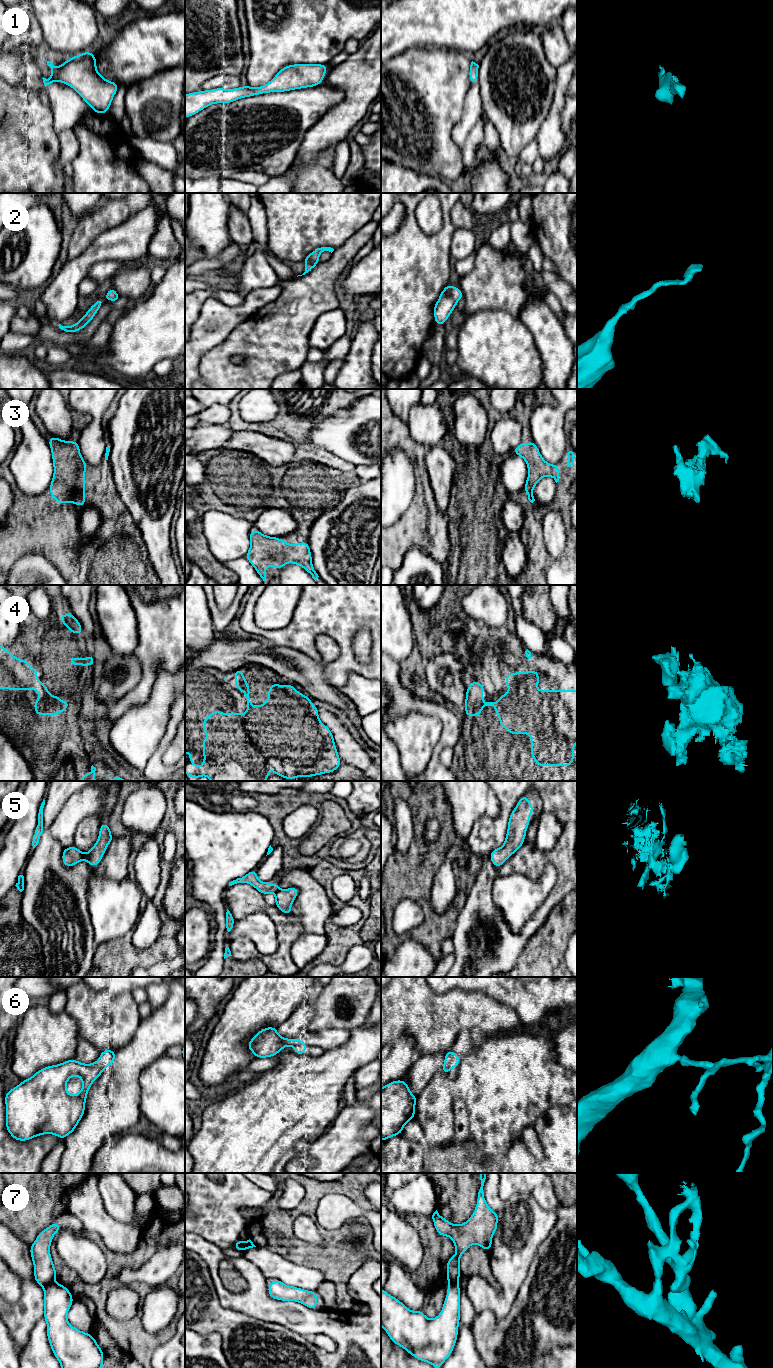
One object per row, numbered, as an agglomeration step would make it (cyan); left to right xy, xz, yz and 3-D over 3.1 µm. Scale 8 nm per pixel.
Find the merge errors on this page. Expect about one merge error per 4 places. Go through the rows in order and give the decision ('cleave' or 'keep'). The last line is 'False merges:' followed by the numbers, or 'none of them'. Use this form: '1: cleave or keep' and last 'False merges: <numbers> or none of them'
1: keep
2: keep
3: keep
4: keep
5: cleave
6: keep
7: cleave
False merges: 5, 7

